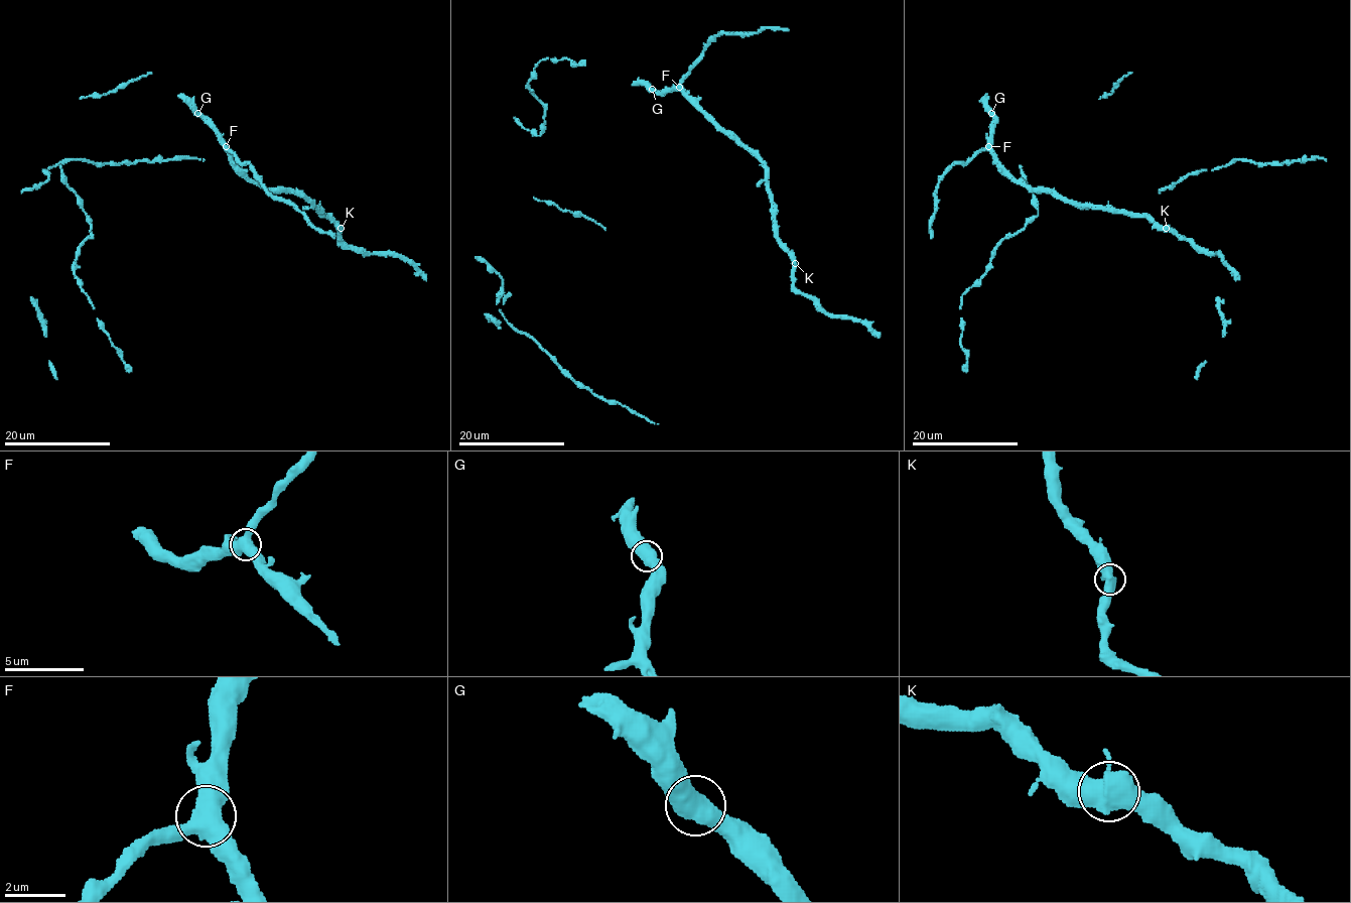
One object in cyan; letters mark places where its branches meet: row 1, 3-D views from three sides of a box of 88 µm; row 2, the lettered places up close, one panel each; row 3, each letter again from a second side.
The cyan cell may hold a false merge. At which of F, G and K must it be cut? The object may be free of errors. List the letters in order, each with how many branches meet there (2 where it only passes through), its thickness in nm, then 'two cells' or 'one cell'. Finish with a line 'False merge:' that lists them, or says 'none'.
F: 3 | 550 nm | one cell
G: 2 | 600 nm | one cell
K: 3 | 550 nm | one cell
False merge: none

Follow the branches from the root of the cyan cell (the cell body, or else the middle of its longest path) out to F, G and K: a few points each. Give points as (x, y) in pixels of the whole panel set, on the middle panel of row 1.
F: (793, 275), (794, 256), (778, 237), (775, 204), (766, 167), (730, 138), (679, 87)
G: (793, 275), (794, 256), (778, 237), (775, 204), (766, 167), (730, 138), (681, 89), (652, 89)
K: (793, 275), (795, 263)

